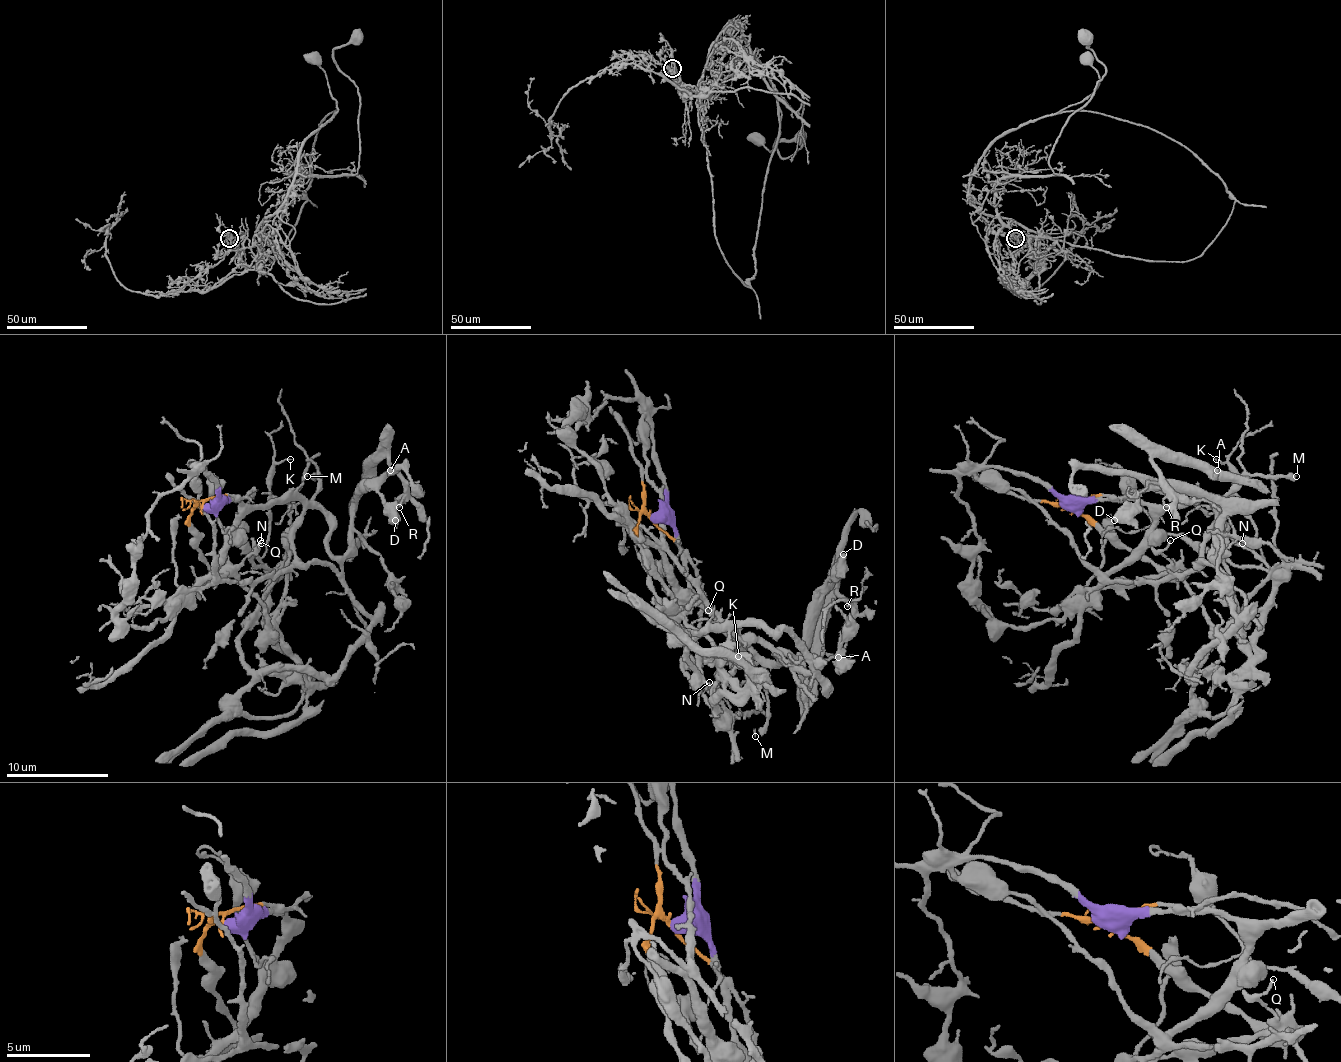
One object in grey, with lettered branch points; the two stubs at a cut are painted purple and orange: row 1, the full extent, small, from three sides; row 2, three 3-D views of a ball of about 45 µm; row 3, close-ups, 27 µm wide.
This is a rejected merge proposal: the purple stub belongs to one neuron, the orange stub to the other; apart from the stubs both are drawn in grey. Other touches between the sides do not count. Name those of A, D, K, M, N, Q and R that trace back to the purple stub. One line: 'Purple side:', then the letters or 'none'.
Purple side: A, D, M, R

